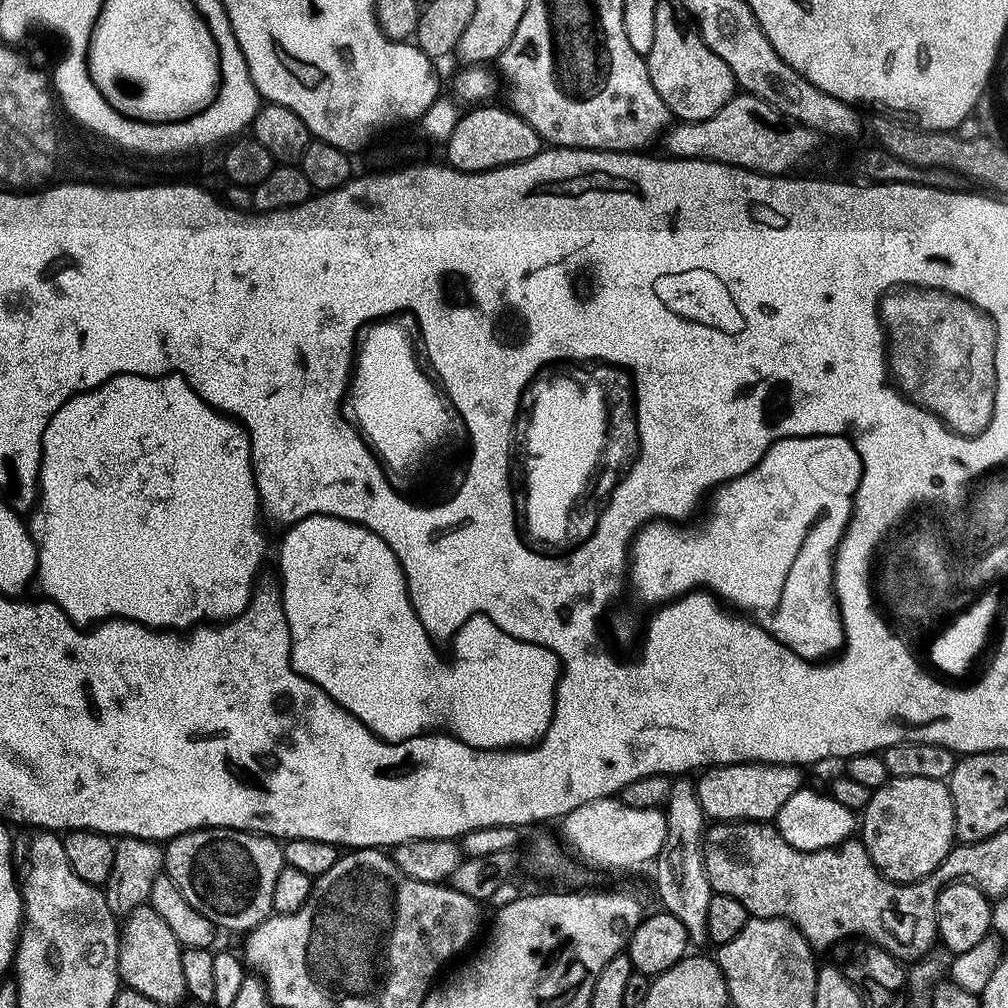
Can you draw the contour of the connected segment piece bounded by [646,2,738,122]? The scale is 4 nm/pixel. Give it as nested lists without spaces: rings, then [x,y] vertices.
[[[664,2],[657,3],[654,14],[654,42],[650,46],[650,54],[647,56],[648,73],[654,90],[658,90],[658,98],[666,102],[669,113],[677,121],[691,122],[693,120],[705,120],[726,102],[737,95],[738,85],[730,66],[714,54],[704,44],[695,27],[683,24],[676,17],[677,9]]]

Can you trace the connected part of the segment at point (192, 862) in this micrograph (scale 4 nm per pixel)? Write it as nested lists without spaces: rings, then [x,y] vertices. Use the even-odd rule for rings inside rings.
[[[195,828],[192,832],[184,832],[167,841],[164,848],[164,872],[174,882],[174,886],[182,890],[182,898],[186,898],[186,902],[190,902],[198,914],[206,914],[206,918],[210,918],[217,929],[229,928],[239,934],[251,932],[273,915],[274,886],[285,866],[281,841],[237,828]]]

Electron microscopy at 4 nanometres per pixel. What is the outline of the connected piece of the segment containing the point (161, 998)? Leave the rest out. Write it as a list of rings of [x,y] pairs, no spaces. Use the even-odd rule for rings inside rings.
[[[150,907],[136,908],[123,917],[120,928],[120,953],[118,971],[123,987],[132,988],[138,994],[146,994],[162,1006],[176,1004],[186,996],[186,981],[182,978],[182,956],[178,938],[170,926],[154,914]]]

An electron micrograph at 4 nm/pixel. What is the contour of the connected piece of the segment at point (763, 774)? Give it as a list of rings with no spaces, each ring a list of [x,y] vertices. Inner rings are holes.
[[[718,764],[699,773],[695,781],[698,802],[705,817],[712,822],[725,820],[759,820],[761,822],[775,821],[779,810],[786,800],[802,788],[804,776],[799,767],[794,764]]]

